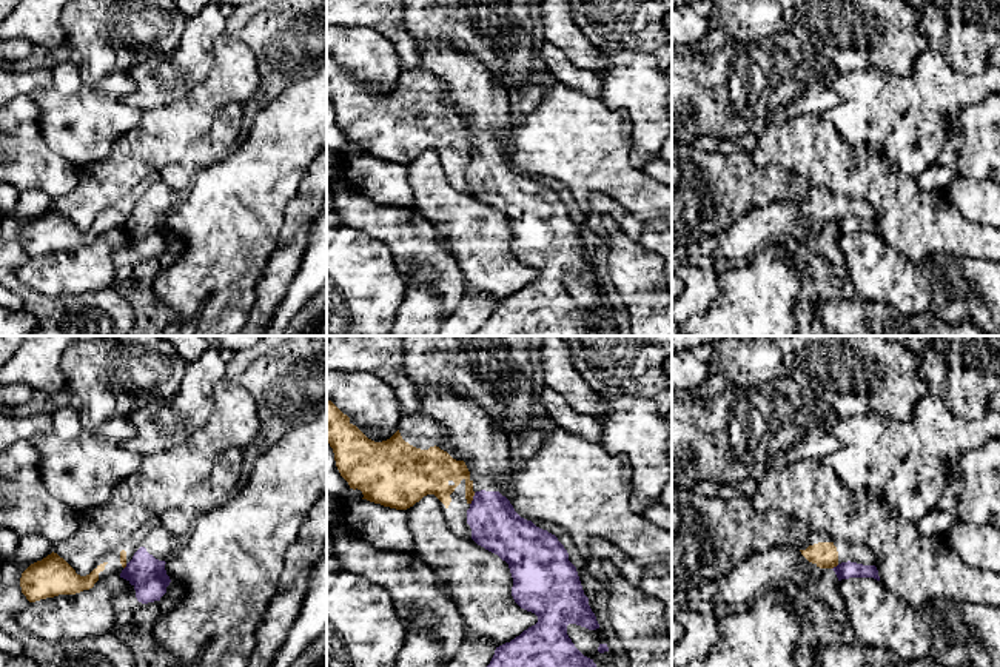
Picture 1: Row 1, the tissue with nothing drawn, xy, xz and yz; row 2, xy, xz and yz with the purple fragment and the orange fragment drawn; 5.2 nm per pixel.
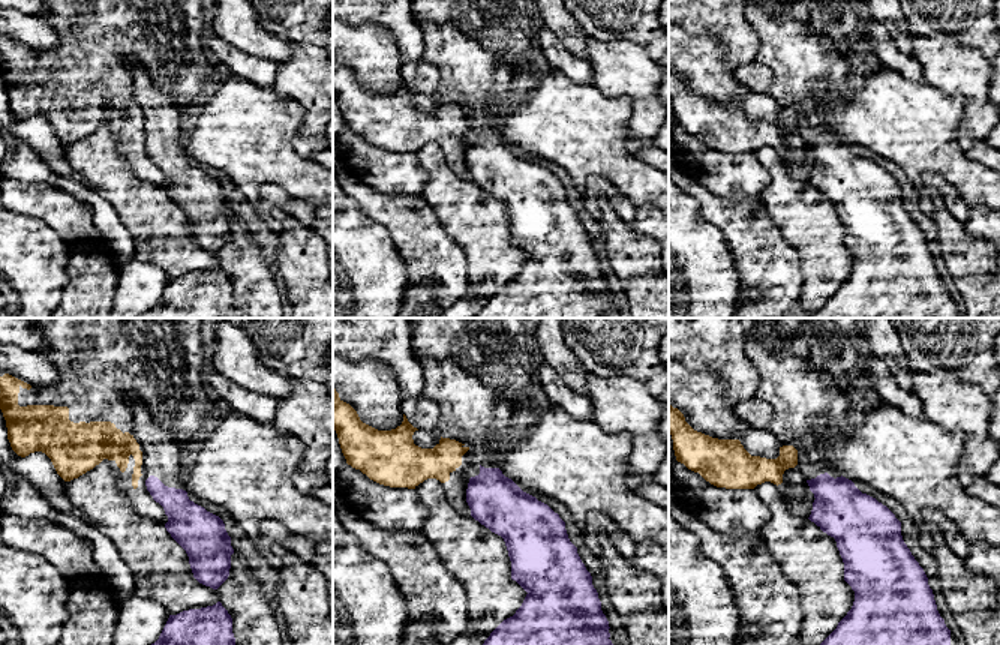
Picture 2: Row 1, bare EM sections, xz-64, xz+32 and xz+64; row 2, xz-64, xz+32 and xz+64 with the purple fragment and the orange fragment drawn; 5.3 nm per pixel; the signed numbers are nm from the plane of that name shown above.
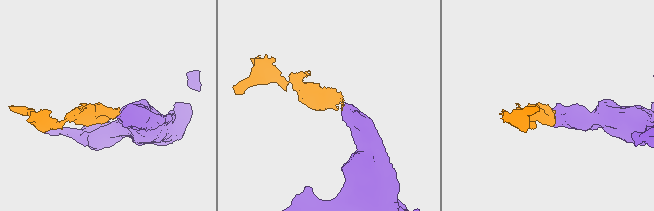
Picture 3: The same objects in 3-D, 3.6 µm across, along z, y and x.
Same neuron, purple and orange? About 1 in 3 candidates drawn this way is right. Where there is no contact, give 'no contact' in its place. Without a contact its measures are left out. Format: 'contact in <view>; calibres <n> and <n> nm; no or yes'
contact in xz; calibres 260 and 180 nm; no

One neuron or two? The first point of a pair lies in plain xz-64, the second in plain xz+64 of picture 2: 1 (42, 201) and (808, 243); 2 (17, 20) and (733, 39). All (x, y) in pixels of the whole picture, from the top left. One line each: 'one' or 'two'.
1: two
2: two

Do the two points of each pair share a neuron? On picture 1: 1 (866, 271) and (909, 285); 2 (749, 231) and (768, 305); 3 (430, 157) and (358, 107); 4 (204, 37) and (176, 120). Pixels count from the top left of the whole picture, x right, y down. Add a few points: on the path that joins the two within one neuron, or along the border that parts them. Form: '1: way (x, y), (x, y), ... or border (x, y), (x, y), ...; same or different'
1: way (877, 271), (899, 282); same
2: border (775, 241), (751, 259); different
3: border (406, 165), (424, 151), (433, 150), (449, 177); different
4: border (210, 73), (185, 97), (154, 107), (150, 111); different

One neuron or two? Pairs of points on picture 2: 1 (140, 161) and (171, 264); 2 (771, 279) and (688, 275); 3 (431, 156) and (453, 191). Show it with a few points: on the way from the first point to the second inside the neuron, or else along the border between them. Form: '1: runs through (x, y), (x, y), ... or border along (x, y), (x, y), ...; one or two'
1: border along (122, 155), (137, 176), (164, 189); two
2: border along (727, 243), (738, 279), (738, 302); two
3: runs through (435, 165), (438, 176), (444, 182); one

